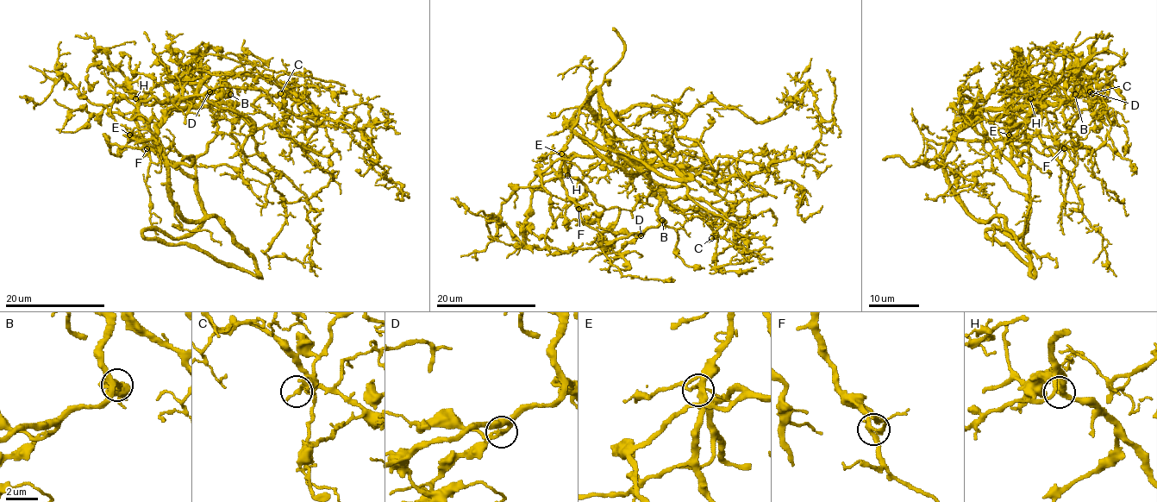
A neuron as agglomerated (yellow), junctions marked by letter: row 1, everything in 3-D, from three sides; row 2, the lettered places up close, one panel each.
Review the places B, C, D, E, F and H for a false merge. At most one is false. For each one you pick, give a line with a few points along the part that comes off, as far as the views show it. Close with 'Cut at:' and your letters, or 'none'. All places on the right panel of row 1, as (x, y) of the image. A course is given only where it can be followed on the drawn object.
C: (1092, 93), (1090, 99), (1067, 99), (1056, 109), (1056, 125), (1085, 138), (1095, 124), (1093, 113), (1102, 105)
Cut at: C

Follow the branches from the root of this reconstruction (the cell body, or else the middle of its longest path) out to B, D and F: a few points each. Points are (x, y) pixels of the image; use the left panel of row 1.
B: (176, 107), (171, 107), (168, 110), (218, 104), (218, 93), (226, 85), (227, 97), (230, 94)
D: (176, 107), (171, 107), (168, 110), (218, 104), (218, 93), (226, 85), (228, 97), (209, 91)
F: (176, 107), (166, 112), (165, 121), (153, 138), (133, 141), (129, 137), (135, 137), (146, 148)

